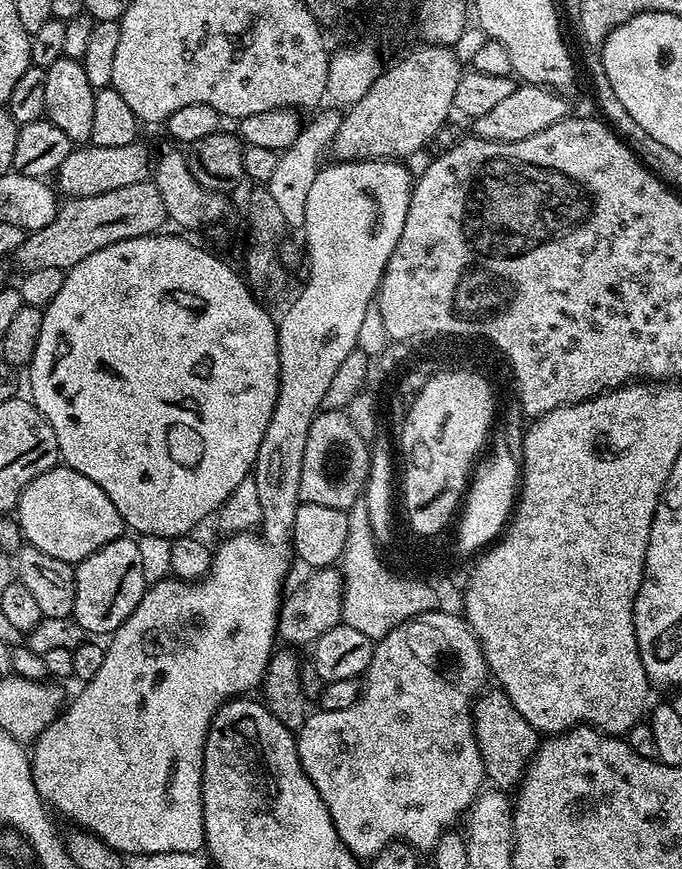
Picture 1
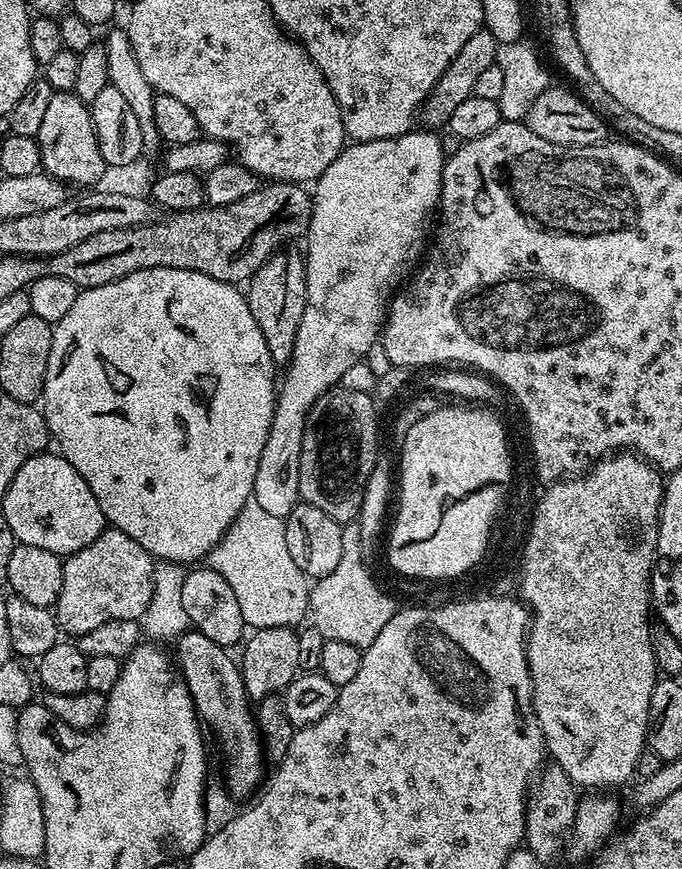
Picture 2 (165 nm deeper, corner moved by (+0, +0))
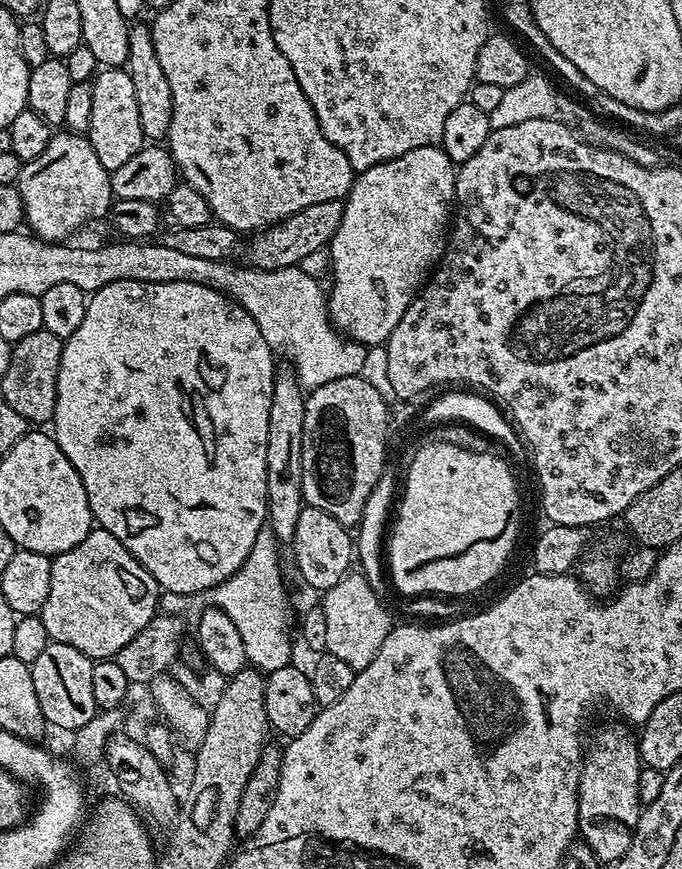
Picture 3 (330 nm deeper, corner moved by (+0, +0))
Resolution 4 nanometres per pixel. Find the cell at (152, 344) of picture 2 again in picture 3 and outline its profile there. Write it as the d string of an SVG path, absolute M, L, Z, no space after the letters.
M110 282L88 296L86 318L82 318L78 330L64 341L62 362L58 366L58 398L50 421L51 427L56 427L54 435L58 446L62 454L70 458L70 466L78 470L82 486L86 486L93 521L114 534L165 593L180 597L207 593L208 589L230 579L246 562L259 532L266 528L266 430L270 426L274 379L272 359L272 347L262 338L258 322L246 314L244 307L198 282Z

